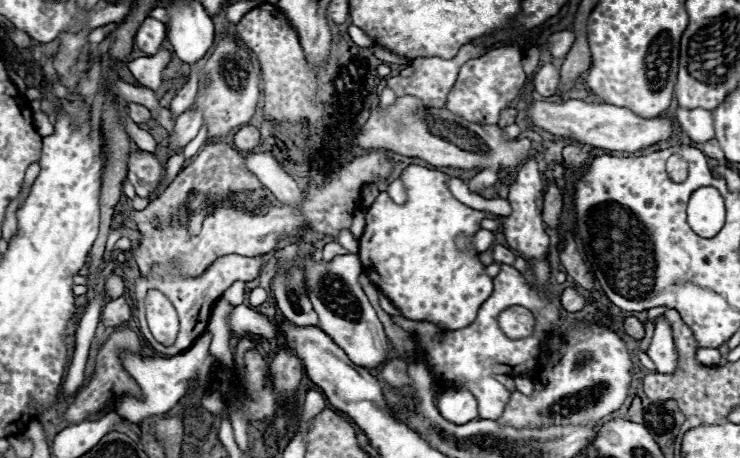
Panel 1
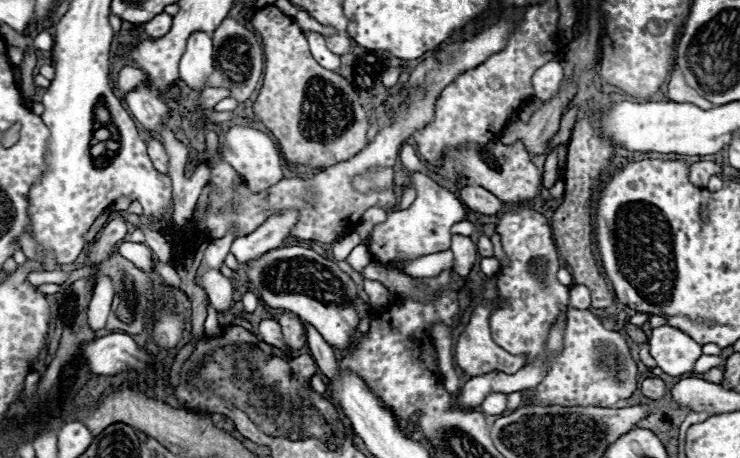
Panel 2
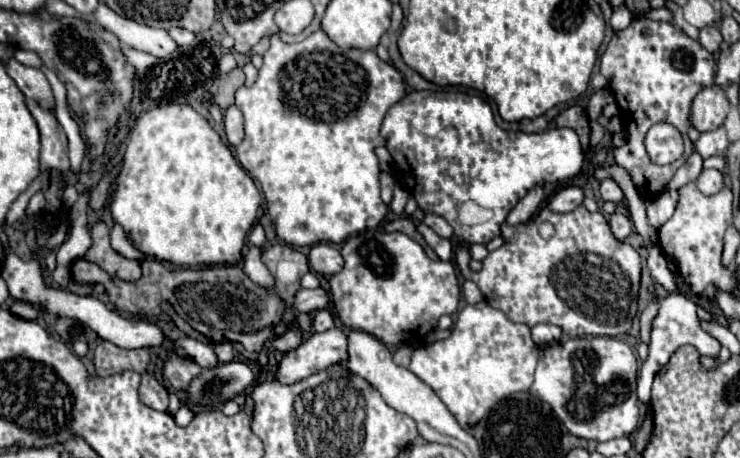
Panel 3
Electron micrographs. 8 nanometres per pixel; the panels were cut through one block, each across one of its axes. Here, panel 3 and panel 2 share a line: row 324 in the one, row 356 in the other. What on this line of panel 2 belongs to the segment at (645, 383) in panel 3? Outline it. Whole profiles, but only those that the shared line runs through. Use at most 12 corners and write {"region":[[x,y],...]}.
{"region":[[678,328],[652,330],[650,354],[666,374],[694,372],[702,346]]}

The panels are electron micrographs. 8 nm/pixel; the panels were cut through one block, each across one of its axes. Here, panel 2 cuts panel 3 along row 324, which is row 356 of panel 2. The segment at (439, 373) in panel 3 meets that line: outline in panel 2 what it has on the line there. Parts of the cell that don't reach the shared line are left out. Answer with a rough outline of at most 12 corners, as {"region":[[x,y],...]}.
{"region":[[488,300],[474,308],[454,350],[466,374],[516,372],[526,356],[504,352],[490,334]]}

